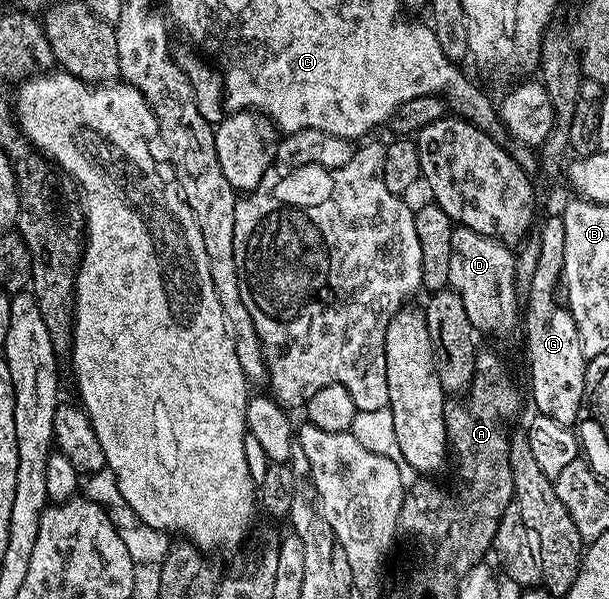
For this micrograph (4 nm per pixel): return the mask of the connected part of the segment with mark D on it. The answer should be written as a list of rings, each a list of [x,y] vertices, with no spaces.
[[[477,234],[473,238],[453,238],[453,252],[449,256],[450,289],[459,292],[473,328],[495,338],[507,338],[521,326],[521,294],[515,291],[515,258],[511,254],[512,247],[504,245],[499,238]]]

